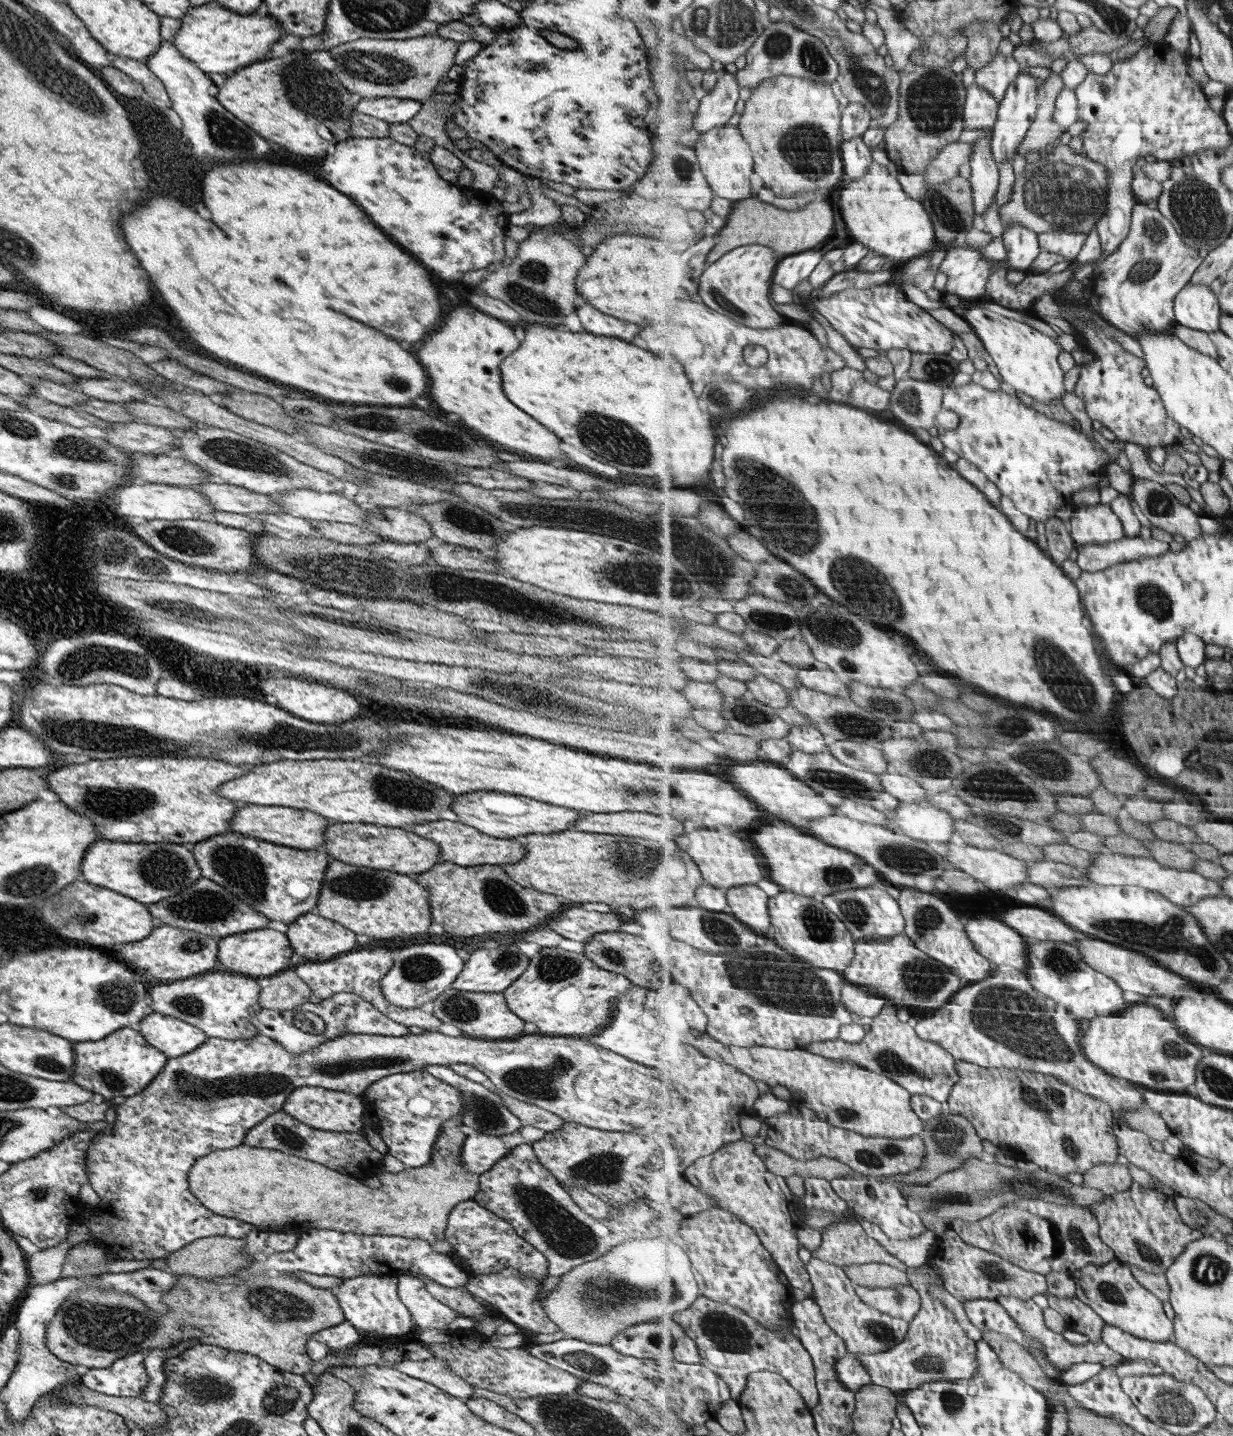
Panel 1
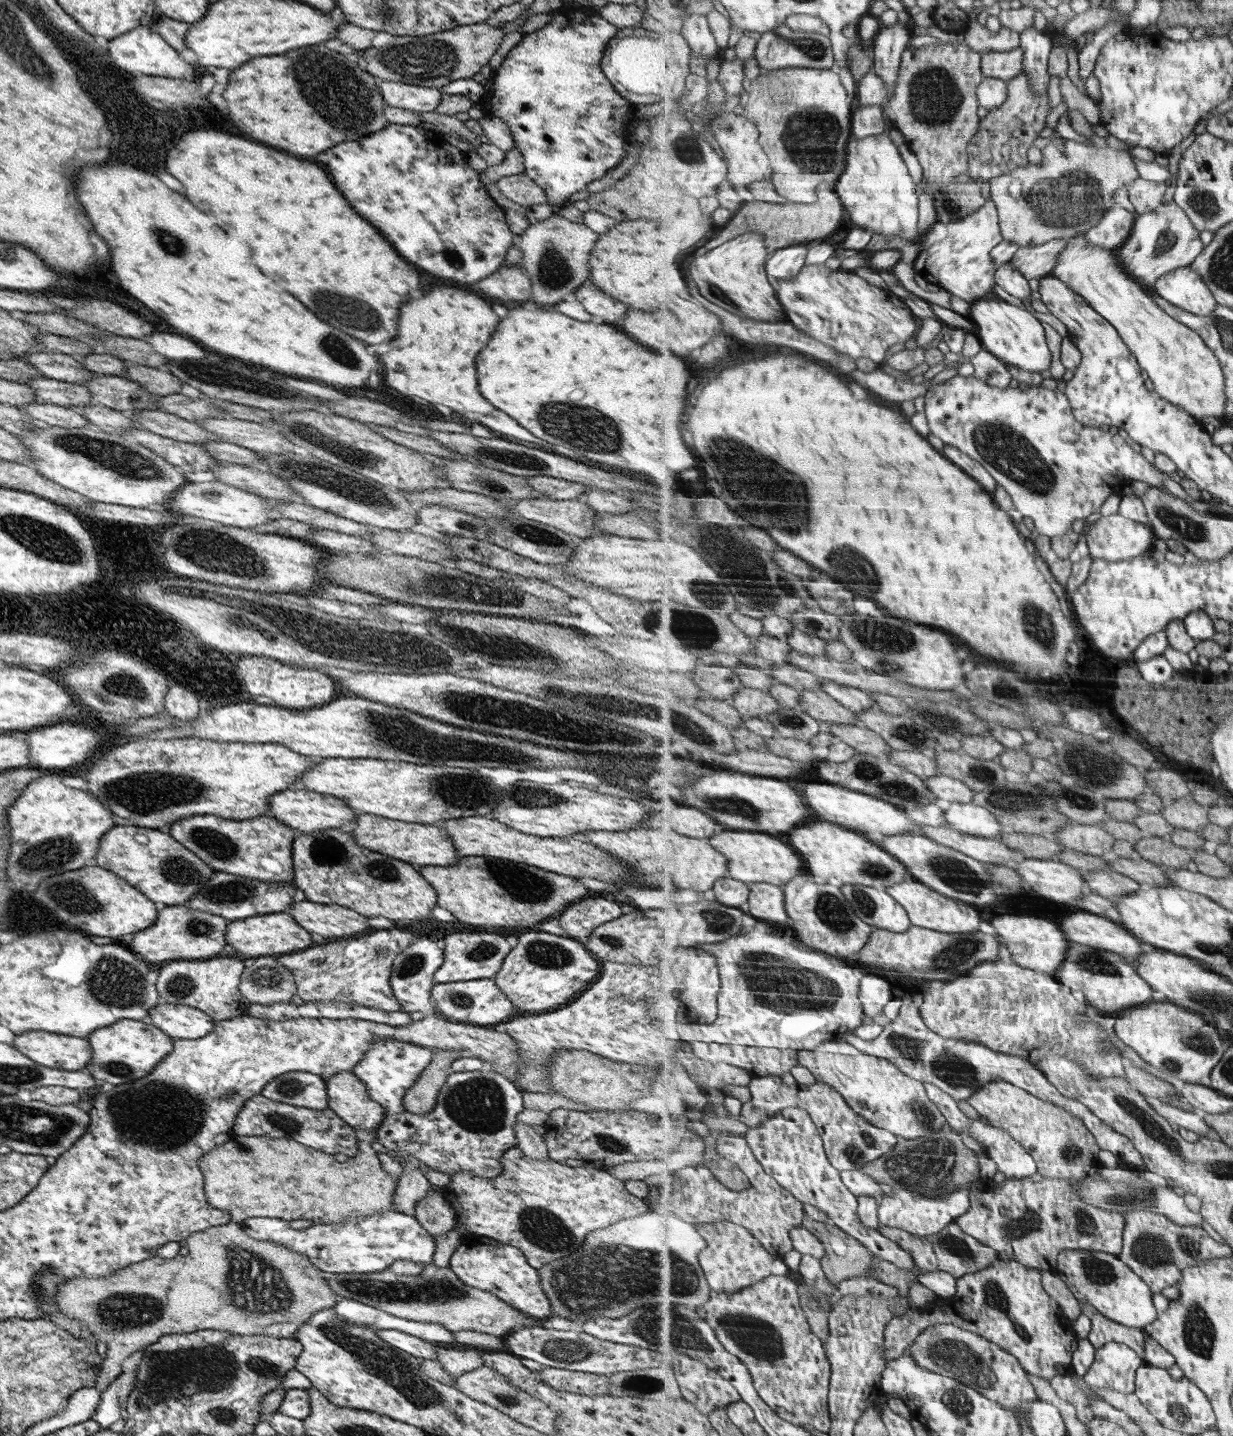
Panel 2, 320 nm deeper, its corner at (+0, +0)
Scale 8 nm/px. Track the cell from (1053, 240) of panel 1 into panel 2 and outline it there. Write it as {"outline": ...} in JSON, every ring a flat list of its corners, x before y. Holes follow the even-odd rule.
{"outline":[[1053,239,1040,245,1020,247,1010,261,1029,280,1040,280,1052,274,1059,264,1059,256,1066,249,1068,239]]}

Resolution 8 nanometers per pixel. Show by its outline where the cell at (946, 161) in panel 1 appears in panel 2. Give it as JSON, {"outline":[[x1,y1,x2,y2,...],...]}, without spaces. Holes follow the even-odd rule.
{"outline":[[1021,73,1008,82,1008,99,1003,106,990,110,980,121,977,135,969,142,969,173,973,182,991,180,1013,172,1016,168,1027,167,1029,150,1047,126,1047,116,1051,114,1051,98,1047,91,1036,93,1030,78]]}

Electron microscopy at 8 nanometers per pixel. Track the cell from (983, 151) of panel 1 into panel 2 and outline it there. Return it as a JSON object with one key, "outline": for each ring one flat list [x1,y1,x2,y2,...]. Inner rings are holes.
{"outline":[[991,199,979,211,967,215,961,220,946,223,937,220,937,222,933,223,919,244,921,254,919,254,919,258,915,262,915,269,919,275,927,280,929,285,946,289,972,305,976,301,986,298,990,292,994,292,994,288,997,286,995,279,997,262,993,261,992,250,1003,241,1000,215,995,201]]}

